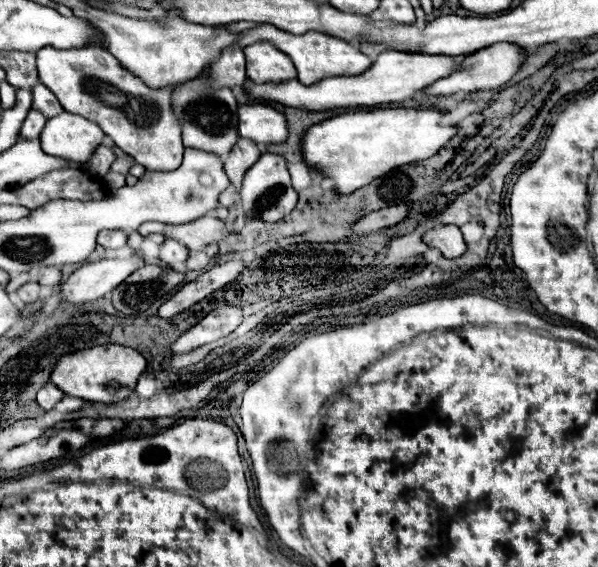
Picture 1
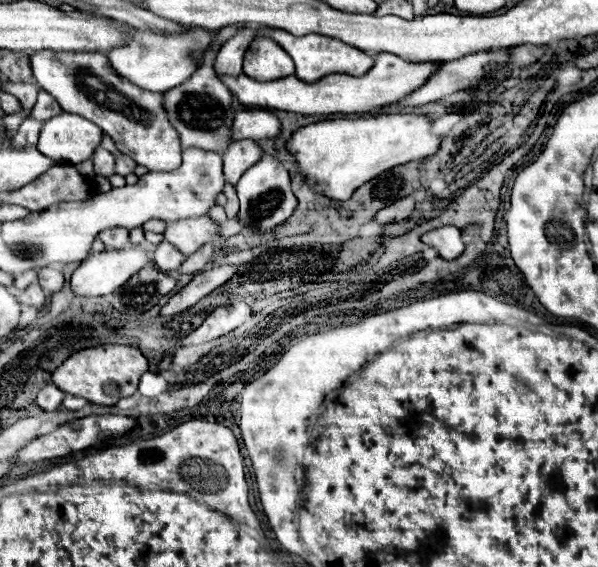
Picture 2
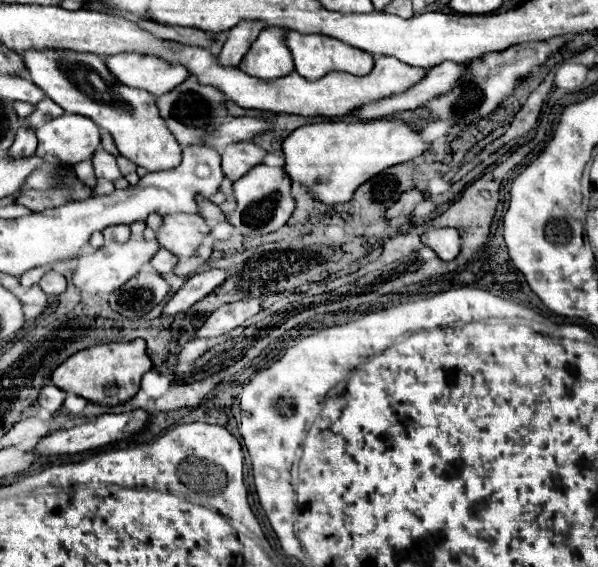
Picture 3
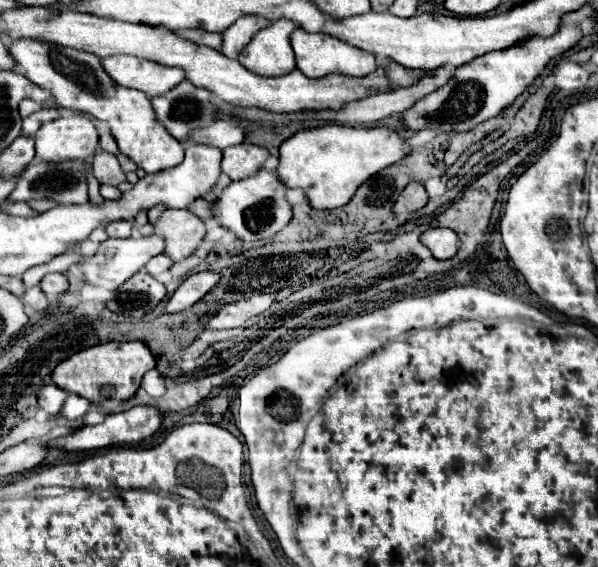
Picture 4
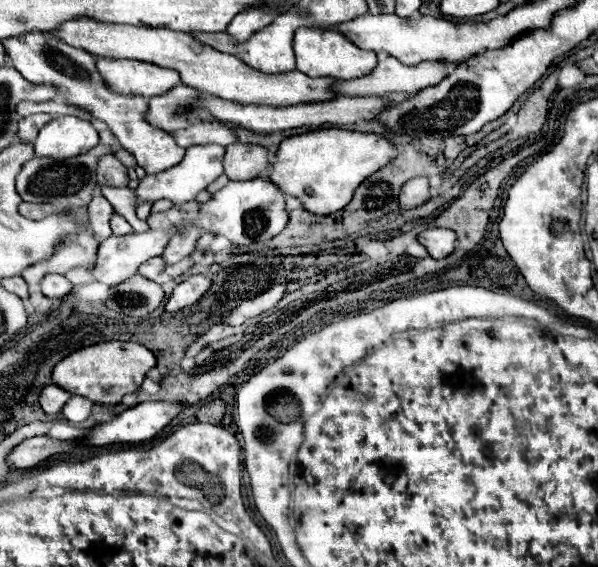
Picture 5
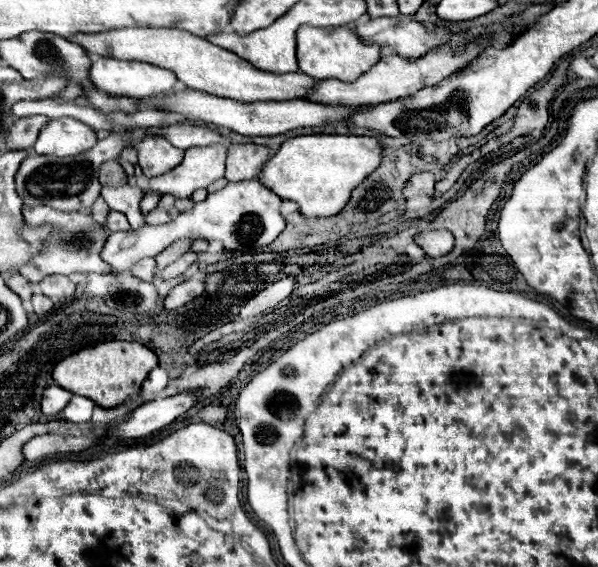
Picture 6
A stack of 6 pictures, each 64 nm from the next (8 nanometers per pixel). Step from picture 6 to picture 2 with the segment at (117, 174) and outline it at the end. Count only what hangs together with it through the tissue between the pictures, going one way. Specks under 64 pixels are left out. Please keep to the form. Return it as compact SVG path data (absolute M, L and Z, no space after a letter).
M98 148L98 150L94 152L94 156L92 156L92 162L94 162L94 172L96 172L98 176L108 178L108 176L114 176L114 174L116 174L116 170L114 170L116 160L114 160L114 156L112 156L108 150Z

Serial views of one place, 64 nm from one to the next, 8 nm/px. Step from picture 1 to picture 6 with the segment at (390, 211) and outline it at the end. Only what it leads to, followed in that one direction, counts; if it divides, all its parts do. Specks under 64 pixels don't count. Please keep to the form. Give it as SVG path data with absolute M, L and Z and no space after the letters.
M416 172L410 176L410 180L404 186L404 196L412 198L416 194L424 194L424 196L432 196L434 194L434 174L432 172Z

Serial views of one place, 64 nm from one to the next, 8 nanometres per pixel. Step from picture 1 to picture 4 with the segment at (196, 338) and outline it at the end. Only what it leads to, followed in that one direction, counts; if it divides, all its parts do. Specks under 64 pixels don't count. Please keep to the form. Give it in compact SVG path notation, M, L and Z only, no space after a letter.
M262 294L262 296L254 296L250 300L240 300L234 304L226 304L218 316L214 316L208 324L208 328L212 330L224 330L224 328L240 328L244 326L246 318L258 316L262 312L266 312L272 302L274 302L274 294Z

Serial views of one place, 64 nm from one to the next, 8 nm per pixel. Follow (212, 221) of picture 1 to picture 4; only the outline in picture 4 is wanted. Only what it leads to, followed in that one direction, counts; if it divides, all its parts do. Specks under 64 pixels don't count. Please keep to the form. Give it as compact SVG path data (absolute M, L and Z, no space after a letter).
M166 210L154 224L154 232L160 234L166 242L164 254L174 262L180 262L194 254L206 234L206 228L204 222L188 210Z

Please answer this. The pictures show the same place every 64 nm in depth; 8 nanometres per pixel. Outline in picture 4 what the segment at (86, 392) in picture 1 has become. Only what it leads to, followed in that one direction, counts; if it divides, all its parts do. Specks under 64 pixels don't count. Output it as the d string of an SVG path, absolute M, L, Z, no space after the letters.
M106 342L106 344L76 352L68 360L60 362L52 372L52 380L58 388L78 394L82 398L88 398L94 404L104 400L128 400L140 388L140 380L144 372L152 370L154 366L156 366L156 360L144 342L126 342L126 344Z

